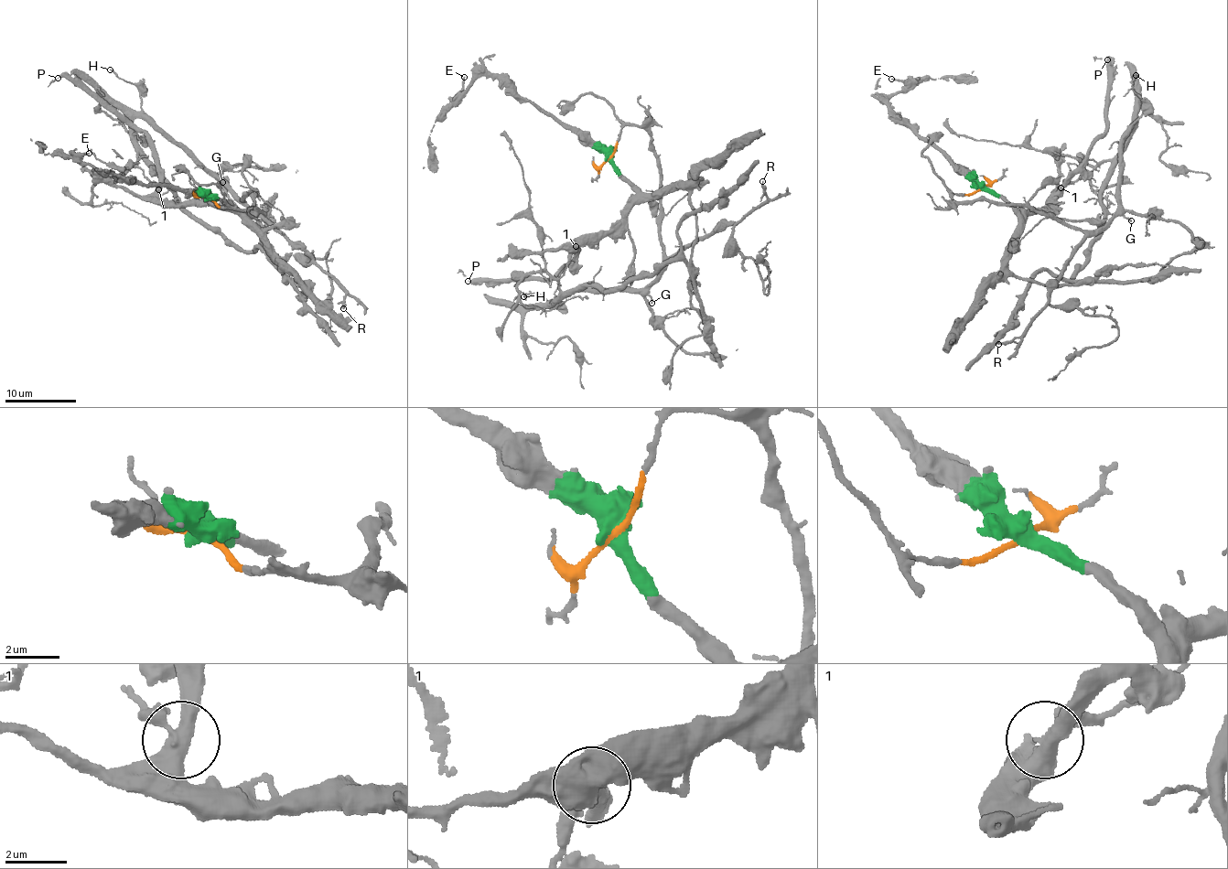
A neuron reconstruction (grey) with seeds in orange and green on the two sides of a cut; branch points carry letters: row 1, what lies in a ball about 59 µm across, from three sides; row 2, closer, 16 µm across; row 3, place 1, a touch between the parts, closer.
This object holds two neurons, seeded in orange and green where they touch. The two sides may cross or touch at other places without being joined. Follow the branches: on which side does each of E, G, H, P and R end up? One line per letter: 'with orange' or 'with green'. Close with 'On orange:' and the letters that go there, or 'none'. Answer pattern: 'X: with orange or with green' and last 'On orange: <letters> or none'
E: with green
G: with orange
H: with orange
P: with green
R: with orange
On orange: G, H, R

